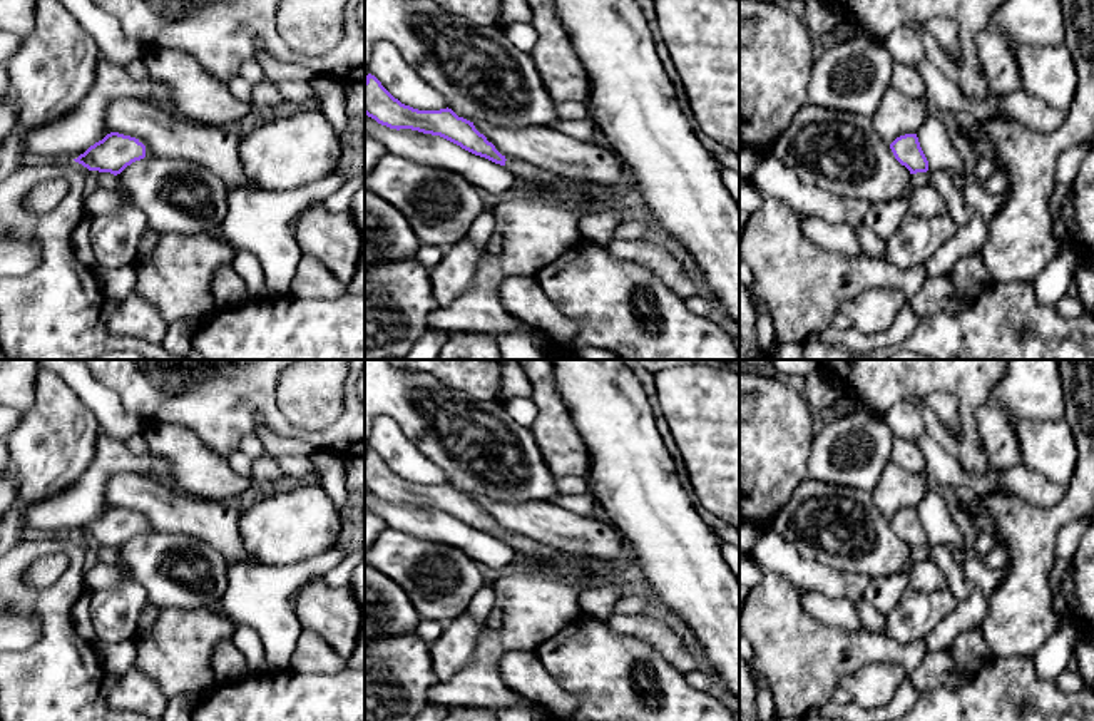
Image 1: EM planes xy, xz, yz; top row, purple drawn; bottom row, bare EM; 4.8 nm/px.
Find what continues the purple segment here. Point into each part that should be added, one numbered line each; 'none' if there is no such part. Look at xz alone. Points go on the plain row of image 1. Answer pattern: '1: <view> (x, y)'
1: xz (536, 554)

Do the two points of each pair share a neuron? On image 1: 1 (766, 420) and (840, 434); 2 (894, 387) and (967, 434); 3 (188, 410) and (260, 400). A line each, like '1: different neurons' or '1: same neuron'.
1: different neurons
2: same neuron
3: same neuron

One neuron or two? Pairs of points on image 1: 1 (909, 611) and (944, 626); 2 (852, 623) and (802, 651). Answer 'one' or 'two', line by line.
1: two
2: two

